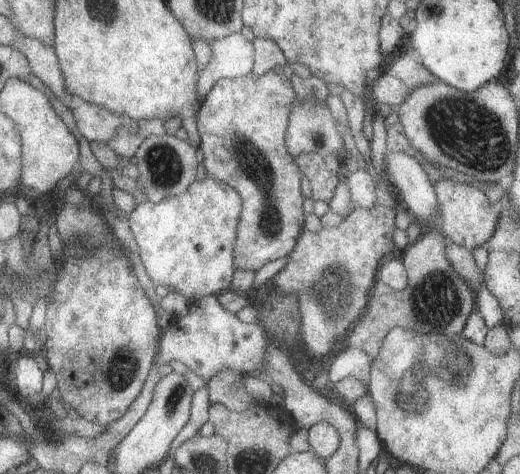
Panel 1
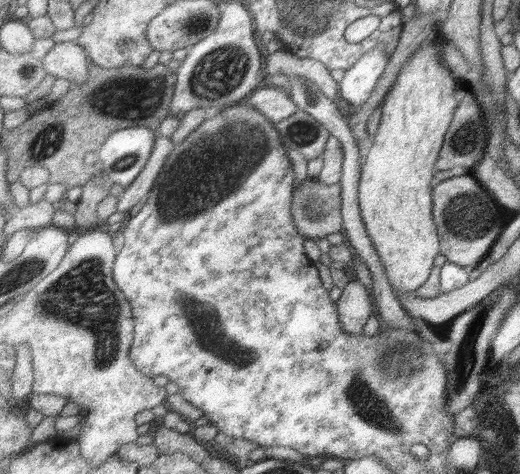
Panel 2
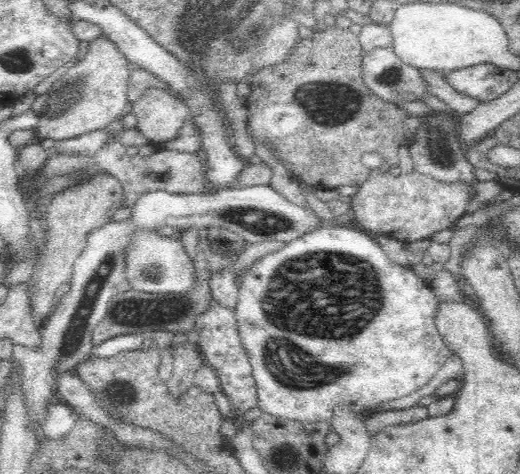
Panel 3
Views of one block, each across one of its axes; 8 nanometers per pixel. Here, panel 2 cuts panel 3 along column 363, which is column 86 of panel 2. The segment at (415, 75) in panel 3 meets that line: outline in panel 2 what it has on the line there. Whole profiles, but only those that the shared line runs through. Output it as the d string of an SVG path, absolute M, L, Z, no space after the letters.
M77 42L55 44L41 62L47 74L53 78L67 78L69 82L85 80L89 70L89 56Z

